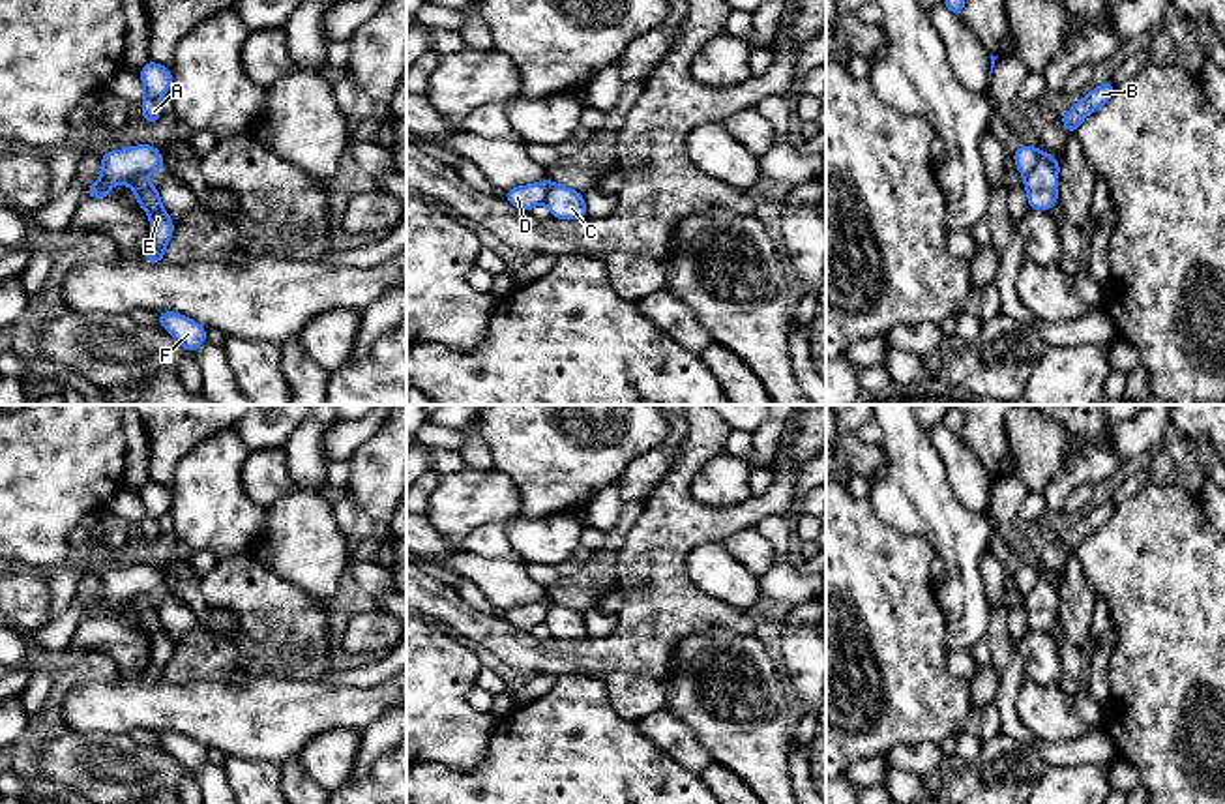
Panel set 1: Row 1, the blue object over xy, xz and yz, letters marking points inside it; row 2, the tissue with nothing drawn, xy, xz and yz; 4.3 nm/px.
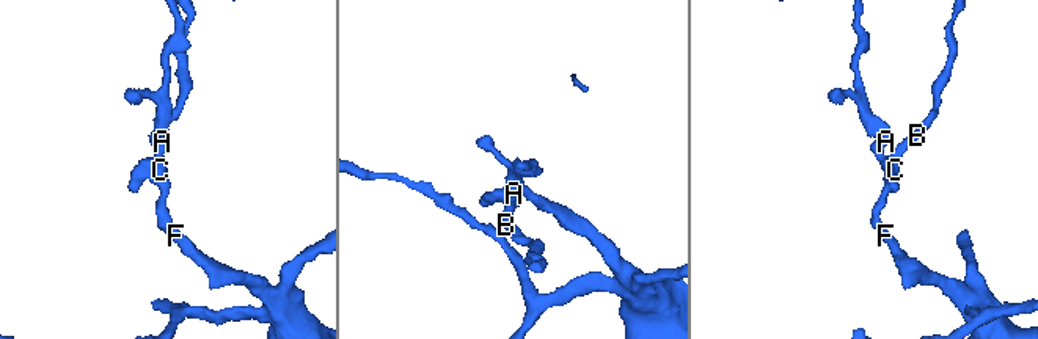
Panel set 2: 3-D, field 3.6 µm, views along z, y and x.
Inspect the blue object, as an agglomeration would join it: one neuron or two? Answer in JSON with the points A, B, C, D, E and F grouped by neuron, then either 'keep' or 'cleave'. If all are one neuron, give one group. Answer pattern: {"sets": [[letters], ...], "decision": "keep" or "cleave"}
{"sets": [["A", "D"], ["B", "C", "E", "F"]], "decision": "cleave"}

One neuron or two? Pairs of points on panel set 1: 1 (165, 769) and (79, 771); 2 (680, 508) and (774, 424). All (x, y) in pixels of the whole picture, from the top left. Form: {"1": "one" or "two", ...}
{"1": "one", "2": "two"}

